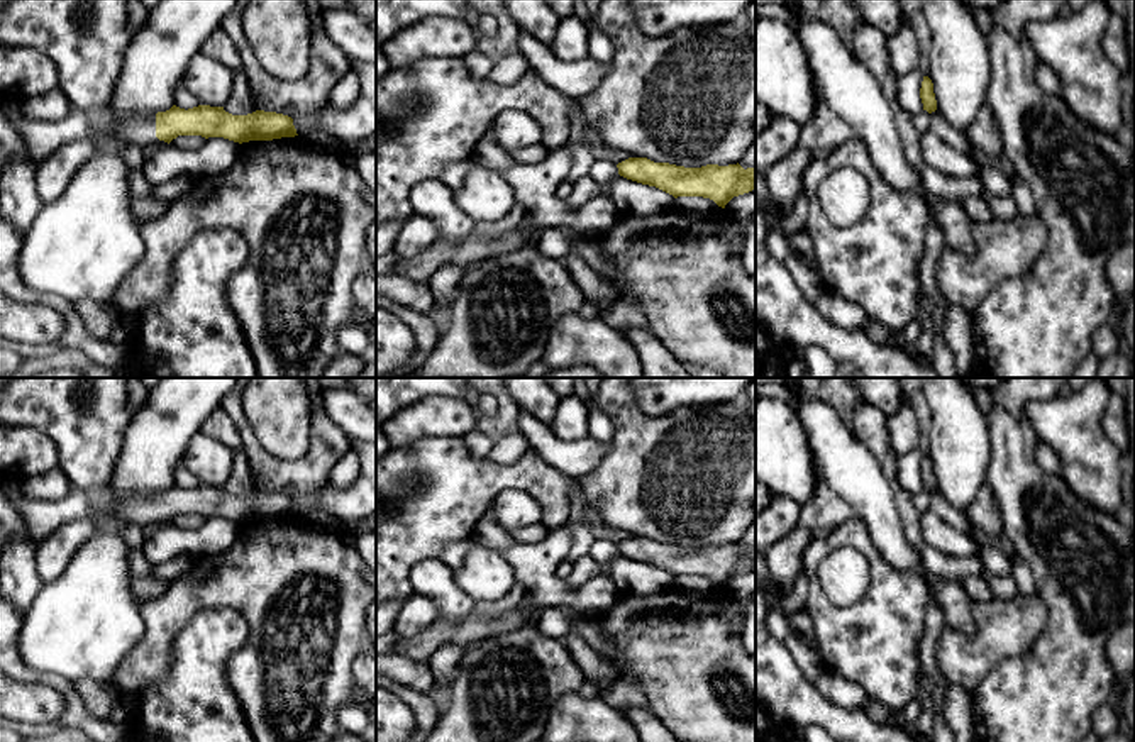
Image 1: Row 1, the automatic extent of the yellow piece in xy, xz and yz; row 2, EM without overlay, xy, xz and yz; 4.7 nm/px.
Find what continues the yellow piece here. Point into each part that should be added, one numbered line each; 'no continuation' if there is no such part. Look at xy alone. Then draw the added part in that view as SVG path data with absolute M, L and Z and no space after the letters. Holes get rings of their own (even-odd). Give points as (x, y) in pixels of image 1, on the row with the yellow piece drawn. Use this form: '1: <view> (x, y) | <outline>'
1: xy (136, 131) | M95 107L86 114L90 139L93 141L98 134L117 130L127 147L136 146L141 149L159 147L168 142L156 137L156 115L141 117L114 117L107 107Z

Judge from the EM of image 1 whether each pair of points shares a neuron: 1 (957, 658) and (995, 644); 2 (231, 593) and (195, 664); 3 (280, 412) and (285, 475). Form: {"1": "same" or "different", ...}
{"1": "same", "2": "different", "3": "different"}

